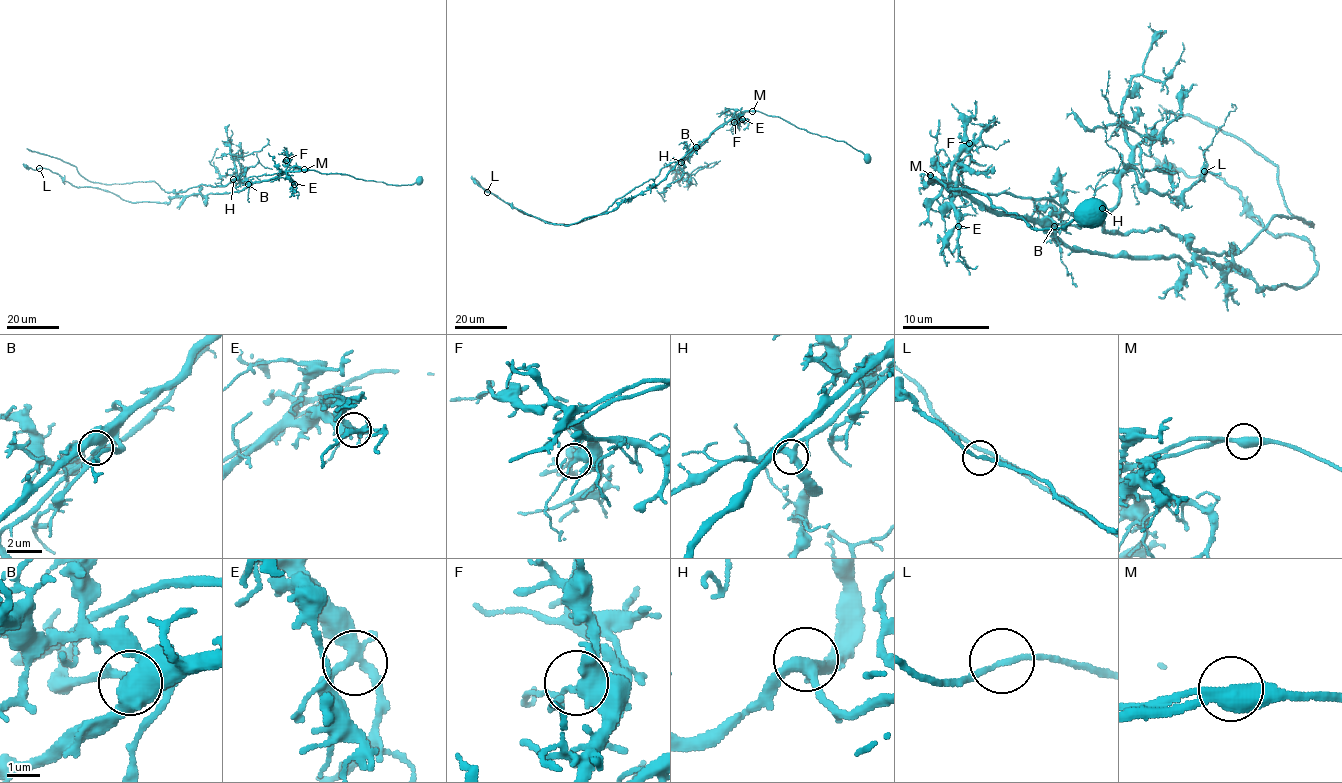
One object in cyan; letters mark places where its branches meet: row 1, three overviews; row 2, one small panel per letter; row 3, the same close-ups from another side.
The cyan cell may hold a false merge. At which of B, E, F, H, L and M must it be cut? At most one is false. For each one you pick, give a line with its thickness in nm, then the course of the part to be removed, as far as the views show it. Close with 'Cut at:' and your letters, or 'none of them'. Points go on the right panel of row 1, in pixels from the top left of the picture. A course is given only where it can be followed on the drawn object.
M: calibre 480 nm; course (930, 176), (1098, 211), (1104, 230), (1163, 226), (1216, 254), (1277, 215), (1311, 226), (1272, 163), (1159, 104)
Cut at: M

